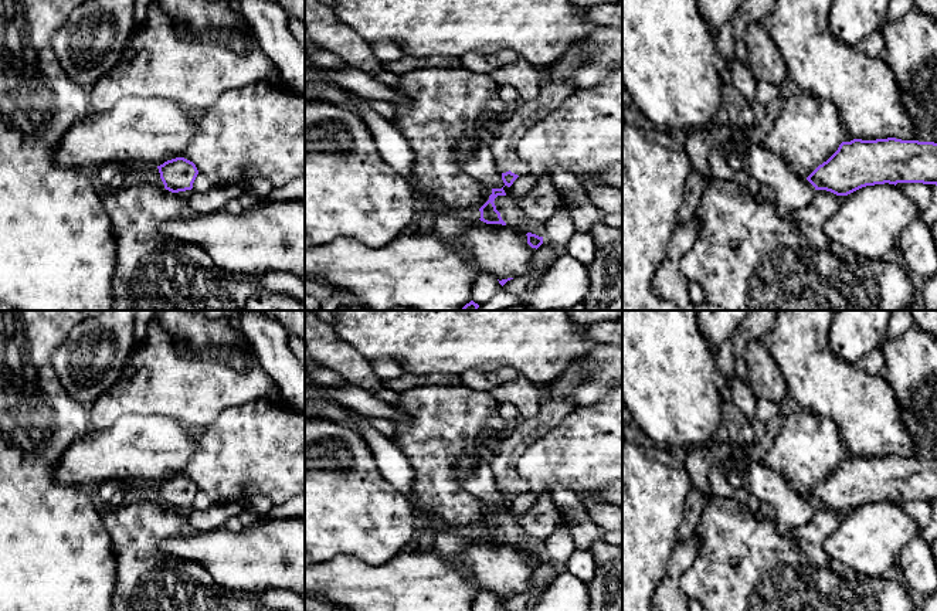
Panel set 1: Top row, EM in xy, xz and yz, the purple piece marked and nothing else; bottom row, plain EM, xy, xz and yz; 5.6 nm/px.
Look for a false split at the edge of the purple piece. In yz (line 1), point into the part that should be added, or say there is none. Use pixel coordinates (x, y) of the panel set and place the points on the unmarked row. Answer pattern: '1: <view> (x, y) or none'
1: none

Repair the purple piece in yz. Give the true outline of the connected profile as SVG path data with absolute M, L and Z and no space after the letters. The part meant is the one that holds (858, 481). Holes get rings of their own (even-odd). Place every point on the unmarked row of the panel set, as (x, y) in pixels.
M896 455L842 459L807 498L836 513L885 500L937 503L937 461Z

